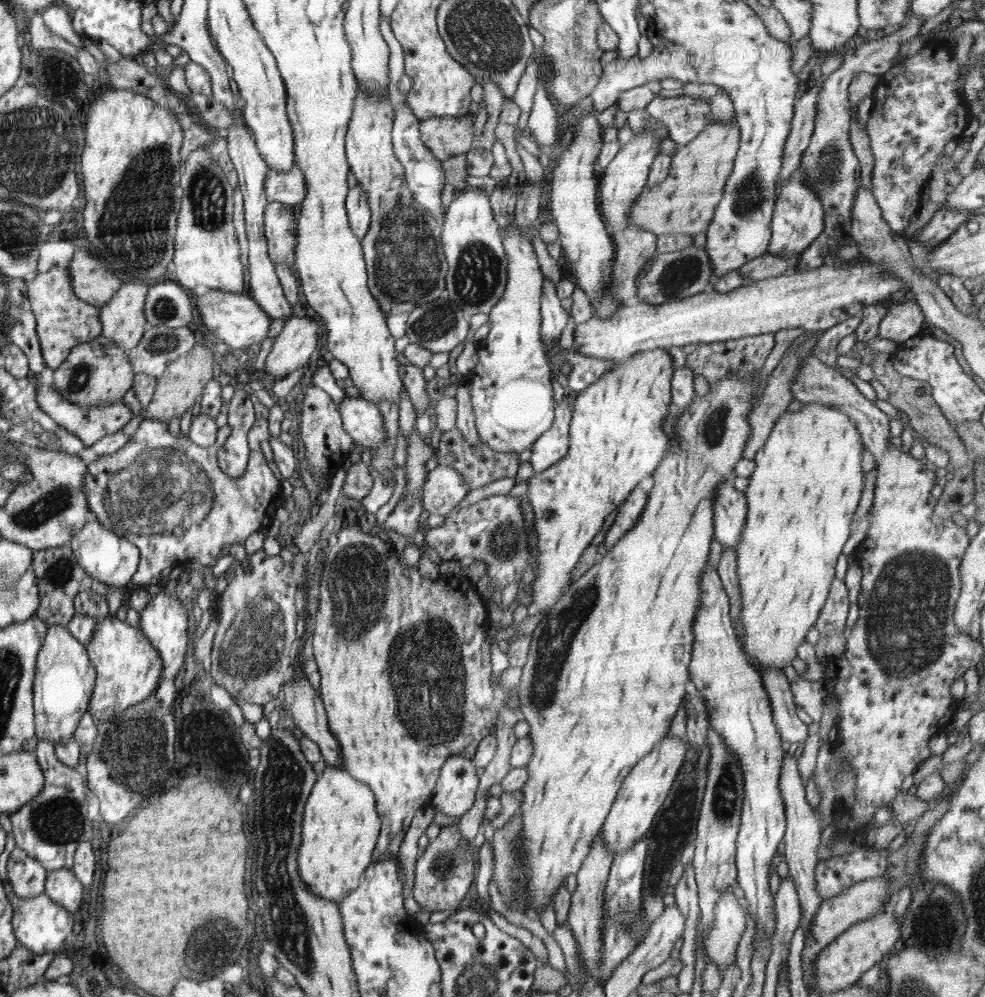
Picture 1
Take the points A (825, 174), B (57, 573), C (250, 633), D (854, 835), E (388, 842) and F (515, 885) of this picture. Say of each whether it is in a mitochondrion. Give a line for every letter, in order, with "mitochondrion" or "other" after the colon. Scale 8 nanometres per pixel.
A: mitochondrion
B: mitochondrion
C: mitochondrion
D: other
E: other
F: mitochondrion

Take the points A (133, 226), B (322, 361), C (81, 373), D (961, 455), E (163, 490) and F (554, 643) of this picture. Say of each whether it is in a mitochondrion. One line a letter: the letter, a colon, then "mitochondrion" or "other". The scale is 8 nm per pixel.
A: mitochondrion
B: other
C: mitochondrion
D: other
E: mitochondrion
F: mitochondrion

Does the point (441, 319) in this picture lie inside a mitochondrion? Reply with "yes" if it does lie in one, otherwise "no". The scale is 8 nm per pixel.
yes

